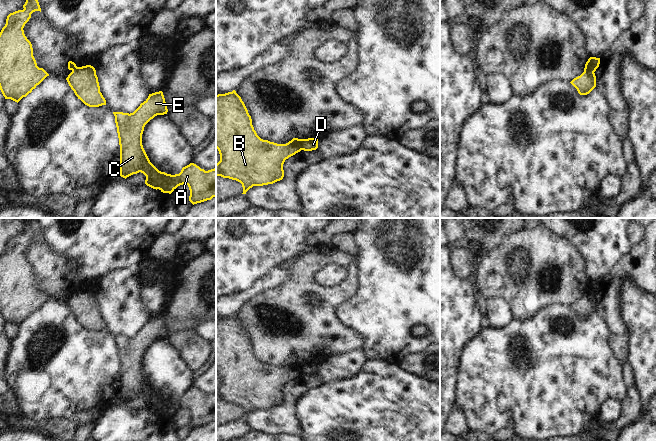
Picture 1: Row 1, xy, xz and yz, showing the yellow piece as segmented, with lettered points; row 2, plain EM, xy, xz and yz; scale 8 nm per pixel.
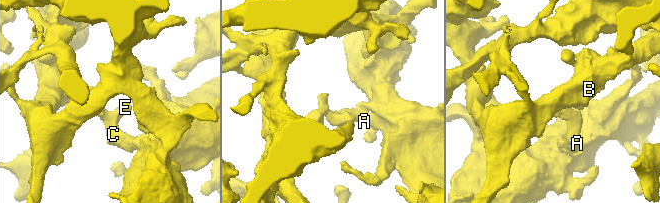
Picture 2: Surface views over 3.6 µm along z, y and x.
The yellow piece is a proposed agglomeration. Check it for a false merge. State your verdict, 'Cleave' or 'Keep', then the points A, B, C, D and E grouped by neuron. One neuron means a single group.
Cleave. Groups: A C D E / B.

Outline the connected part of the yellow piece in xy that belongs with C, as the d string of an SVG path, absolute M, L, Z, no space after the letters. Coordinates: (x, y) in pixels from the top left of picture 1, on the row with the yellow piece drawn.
M162 91L149 94L133 113L113 112L120 145L120 176L127 178L139 172L146 176L145 184L163 193L171 194L178 186L186 184L190 190L189 201L194 205L216 197L216 168L205 171L194 163L182 168L179 174L171 175L159 171L149 160L143 145L145 125L157 115L167 114L168 109Z

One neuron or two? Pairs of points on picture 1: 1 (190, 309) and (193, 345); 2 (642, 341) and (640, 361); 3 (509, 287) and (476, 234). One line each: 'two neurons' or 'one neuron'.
1: two neurons
2: one neuron
3: two neurons

